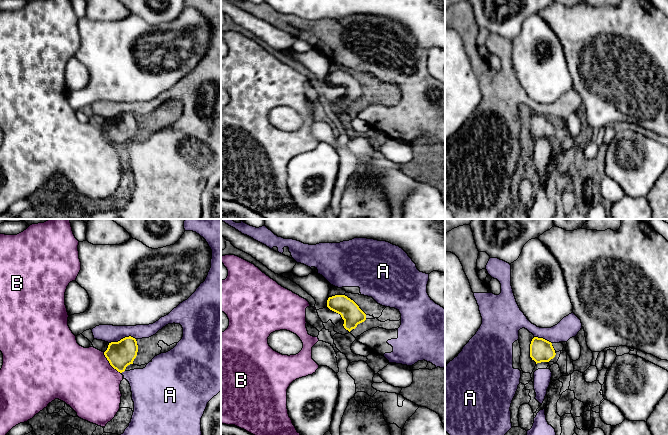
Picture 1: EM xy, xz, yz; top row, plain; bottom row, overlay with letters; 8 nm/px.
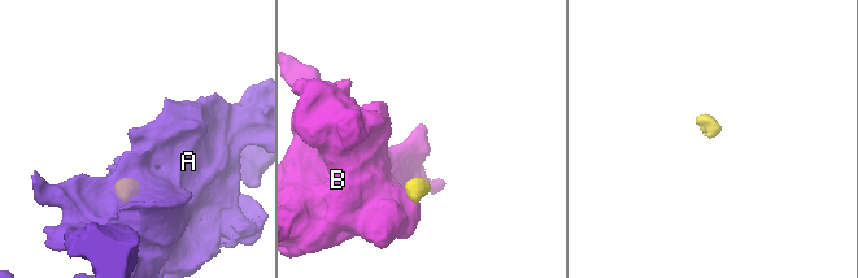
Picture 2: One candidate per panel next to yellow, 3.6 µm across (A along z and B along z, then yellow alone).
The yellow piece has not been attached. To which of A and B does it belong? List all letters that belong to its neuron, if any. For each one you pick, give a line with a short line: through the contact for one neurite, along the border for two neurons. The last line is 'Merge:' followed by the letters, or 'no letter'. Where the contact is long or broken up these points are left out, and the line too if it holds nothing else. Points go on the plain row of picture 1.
Merge: A

